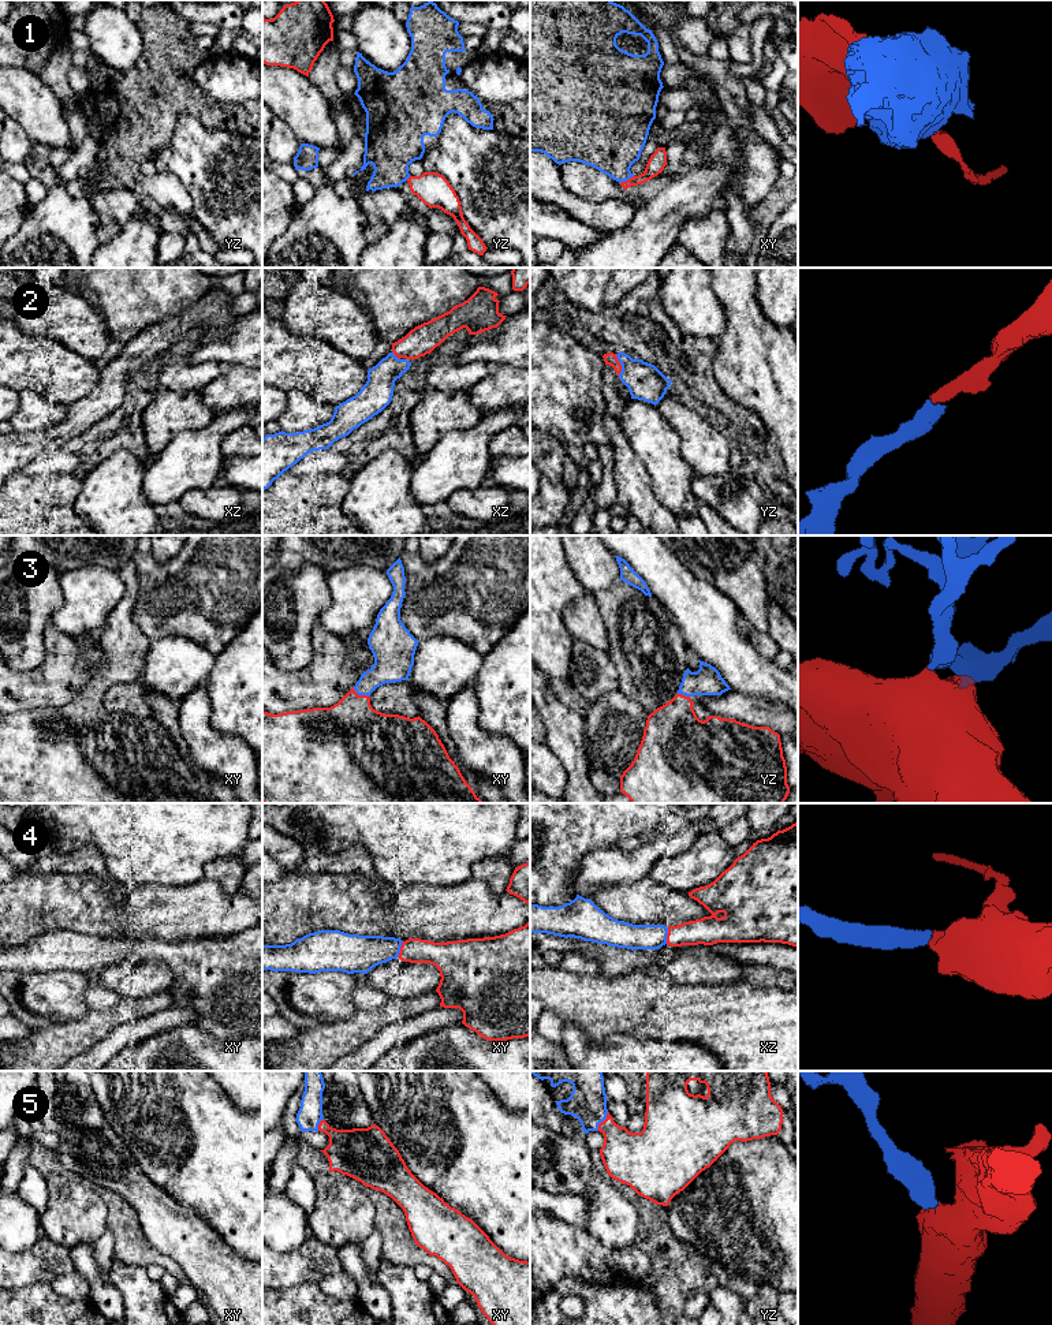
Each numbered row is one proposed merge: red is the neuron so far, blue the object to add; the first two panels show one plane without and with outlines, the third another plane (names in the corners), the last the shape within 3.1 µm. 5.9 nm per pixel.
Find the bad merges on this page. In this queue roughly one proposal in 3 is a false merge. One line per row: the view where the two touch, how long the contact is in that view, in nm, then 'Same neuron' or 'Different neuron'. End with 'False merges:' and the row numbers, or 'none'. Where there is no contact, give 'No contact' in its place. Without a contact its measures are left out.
1: Touches red in xy. Shared border 90 nm. Different neuron
2: Touches red in yz. Shared border 130 nm. Same neuron
3: Touches red in xy. Shared border 110 nm. Same neuron
4: Touches red in xy. Shared border 100 nm. Same neuron
5: Touches red in yz. Shared border 130 nm. Same neuron
False merges: 1

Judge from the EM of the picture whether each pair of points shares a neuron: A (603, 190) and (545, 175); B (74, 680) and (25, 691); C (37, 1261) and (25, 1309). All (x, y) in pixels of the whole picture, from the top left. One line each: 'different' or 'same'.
A: different
B: same
C: different

